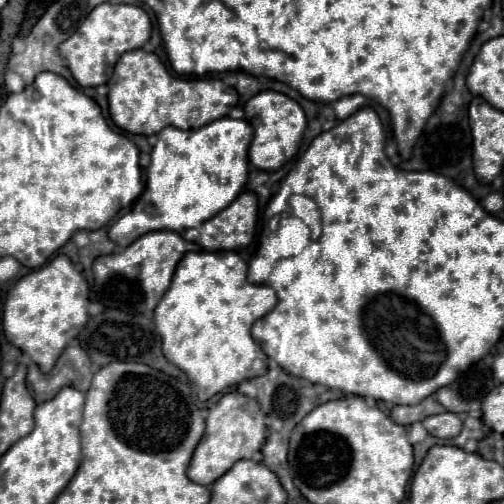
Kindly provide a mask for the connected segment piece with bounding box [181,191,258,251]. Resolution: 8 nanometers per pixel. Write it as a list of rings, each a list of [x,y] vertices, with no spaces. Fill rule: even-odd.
[[[243,191],[229,207],[219,211],[213,219],[205,221],[203,225],[195,229],[187,229],[181,235],[191,241],[201,245],[207,251],[241,251],[245,247],[251,246],[256,234],[256,223],[258,215],[258,198],[253,191]]]

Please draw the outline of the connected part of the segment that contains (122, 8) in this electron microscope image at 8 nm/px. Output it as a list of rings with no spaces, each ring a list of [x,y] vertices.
[[[101,3],[91,11],[91,15],[81,23],[81,27],[65,43],[59,45],[59,51],[69,61],[69,69],[79,85],[97,87],[107,83],[109,73],[113,71],[119,55],[143,47],[149,37],[151,21],[145,9],[137,5]]]

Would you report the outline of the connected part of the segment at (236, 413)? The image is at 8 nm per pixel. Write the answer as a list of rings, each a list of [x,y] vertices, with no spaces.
[[[237,391],[225,393],[219,403],[209,409],[207,415],[207,429],[201,439],[201,443],[195,449],[195,455],[189,465],[189,479],[201,485],[215,483],[227,469],[233,467],[233,463],[241,459],[251,459],[263,445],[267,427],[265,427],[265,415],[259,407],[259,403],[251,397],[245,397]]]

